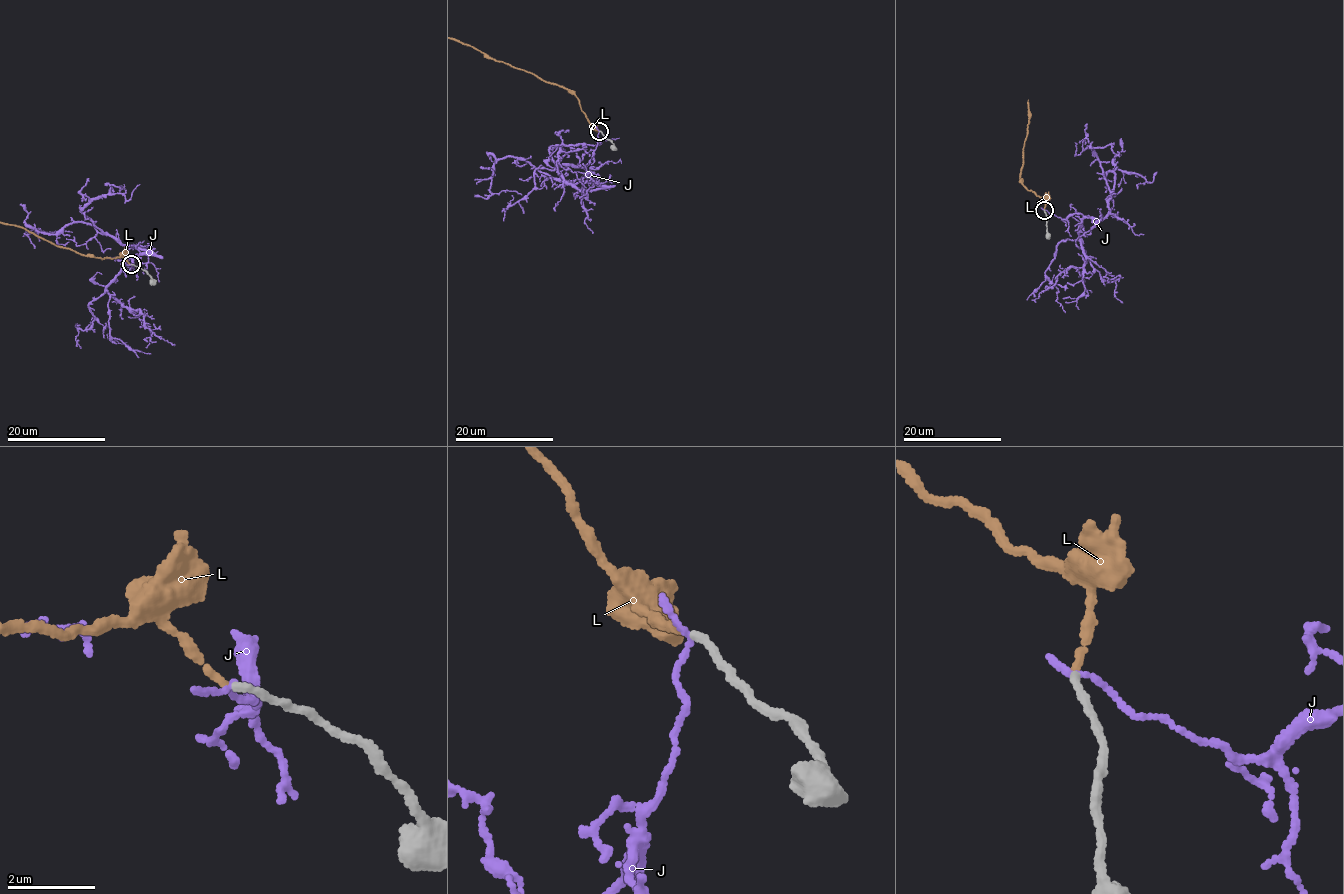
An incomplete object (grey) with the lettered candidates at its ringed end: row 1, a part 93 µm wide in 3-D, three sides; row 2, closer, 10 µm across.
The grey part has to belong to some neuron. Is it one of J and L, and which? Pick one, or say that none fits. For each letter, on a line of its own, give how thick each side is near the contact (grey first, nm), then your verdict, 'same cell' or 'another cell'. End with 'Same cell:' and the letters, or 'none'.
J: calibres 180 and 150 nm; another cell
L: calibres 170 and 140 nm; same cell
Same cell: L

